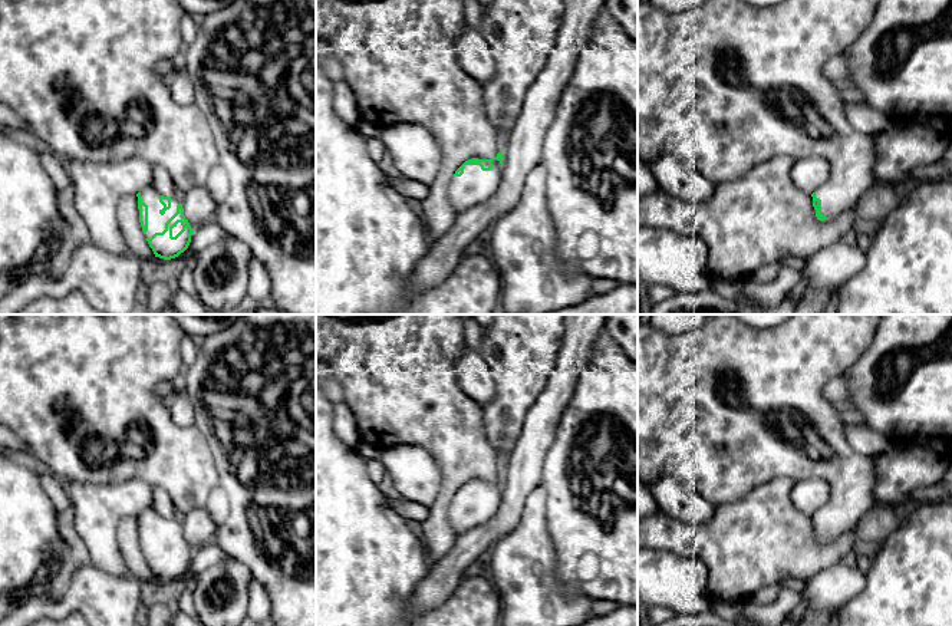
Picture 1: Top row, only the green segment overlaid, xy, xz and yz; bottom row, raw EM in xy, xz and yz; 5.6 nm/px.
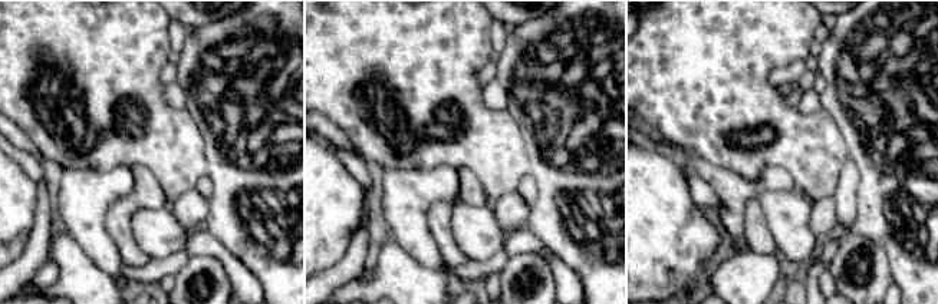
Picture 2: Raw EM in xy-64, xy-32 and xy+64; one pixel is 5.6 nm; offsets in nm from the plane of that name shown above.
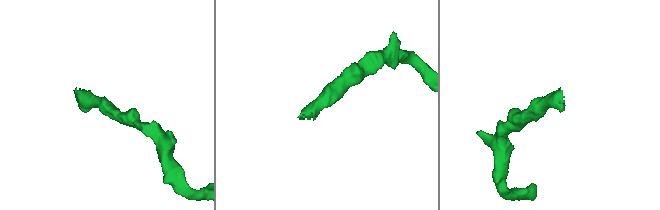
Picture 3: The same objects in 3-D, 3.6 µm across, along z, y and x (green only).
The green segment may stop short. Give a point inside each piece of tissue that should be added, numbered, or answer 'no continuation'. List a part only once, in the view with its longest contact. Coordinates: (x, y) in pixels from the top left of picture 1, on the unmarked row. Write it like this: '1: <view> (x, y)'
1: xz (474, 507)

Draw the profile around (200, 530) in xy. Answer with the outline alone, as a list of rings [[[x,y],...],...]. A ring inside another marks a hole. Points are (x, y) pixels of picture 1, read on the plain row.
[[[195,508],[191,513],[179,517],[184,530],[184,537],[192,551],[214,544],[218,527],[211,520],[210,513],[204,508]]]

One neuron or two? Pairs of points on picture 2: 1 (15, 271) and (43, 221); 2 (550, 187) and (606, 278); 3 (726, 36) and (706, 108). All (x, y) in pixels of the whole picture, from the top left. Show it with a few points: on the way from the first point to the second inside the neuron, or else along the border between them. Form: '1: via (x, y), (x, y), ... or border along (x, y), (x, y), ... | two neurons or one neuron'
1: via (28, 258), (36, 250), (40, 234) | one neuron
2: via (555, 210), (560, 233), (583, 257) | one neuron
3: via (708, 53), (706, 56), (706, 91) | one neuron

